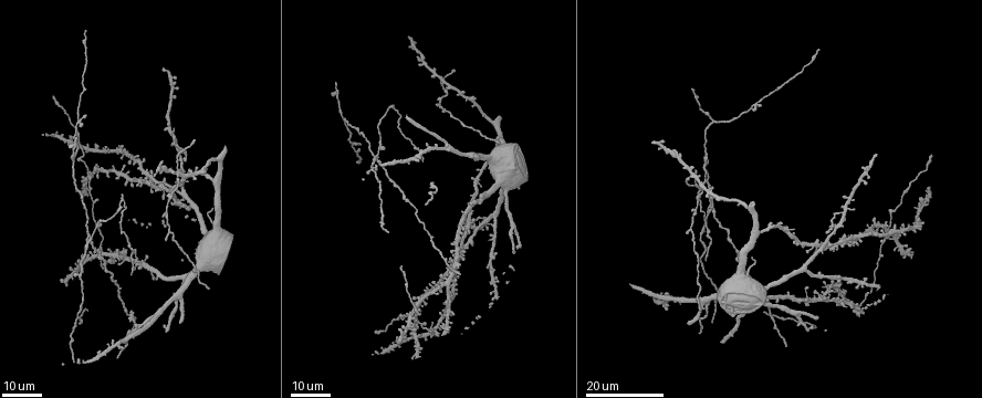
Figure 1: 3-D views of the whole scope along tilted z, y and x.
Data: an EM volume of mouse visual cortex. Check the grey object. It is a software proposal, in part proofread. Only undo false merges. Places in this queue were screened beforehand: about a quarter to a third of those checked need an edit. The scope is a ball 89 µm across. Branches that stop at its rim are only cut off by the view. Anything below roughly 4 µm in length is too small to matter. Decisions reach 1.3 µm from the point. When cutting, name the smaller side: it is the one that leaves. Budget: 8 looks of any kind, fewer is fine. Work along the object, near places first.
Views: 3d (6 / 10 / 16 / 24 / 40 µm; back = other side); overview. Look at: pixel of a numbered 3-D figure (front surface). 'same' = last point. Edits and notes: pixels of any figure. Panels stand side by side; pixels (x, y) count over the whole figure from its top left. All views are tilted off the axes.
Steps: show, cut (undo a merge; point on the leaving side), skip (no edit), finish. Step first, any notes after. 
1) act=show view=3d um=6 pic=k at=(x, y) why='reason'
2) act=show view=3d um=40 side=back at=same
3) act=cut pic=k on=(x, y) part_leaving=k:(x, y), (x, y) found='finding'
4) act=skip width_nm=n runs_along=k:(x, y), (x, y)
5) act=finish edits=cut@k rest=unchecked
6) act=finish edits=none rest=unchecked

act=show view=3d um=16 pic=1 at=(844, 213) why='branch point'

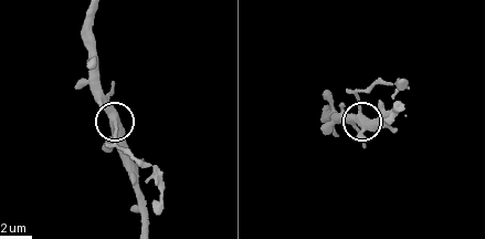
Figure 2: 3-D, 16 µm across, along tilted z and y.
act=show view=3d um=6 pic=2 at=(115, 120)

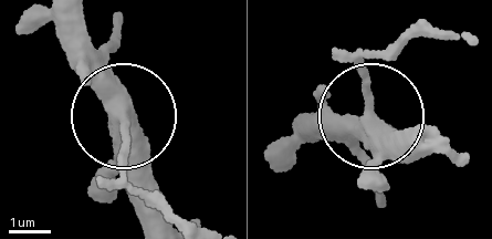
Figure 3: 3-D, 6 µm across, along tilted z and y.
act=cut pic=3 on=(122, 155) part_leaving=3:(128, 123), (131, 182), (179, 216) found='two cells meet here'

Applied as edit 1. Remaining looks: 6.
act=show view=overview

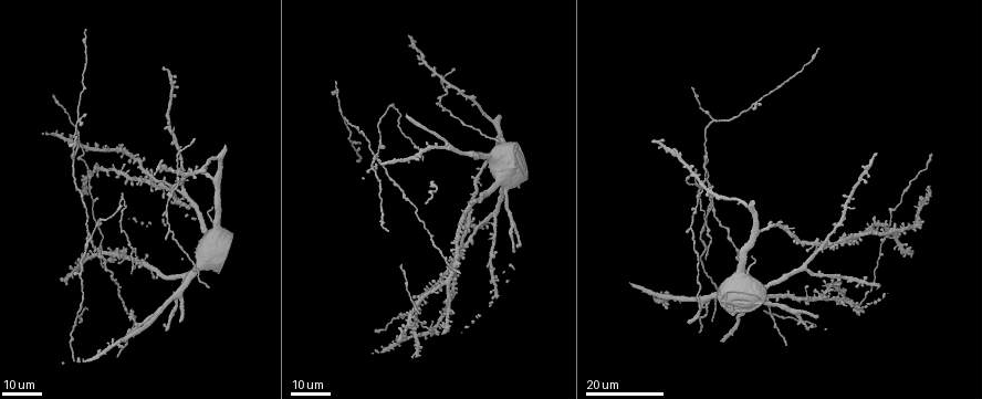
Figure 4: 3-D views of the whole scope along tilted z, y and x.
act=show view=3d um=16 pic=4 at=(78, 118) why='four or more arms meet'

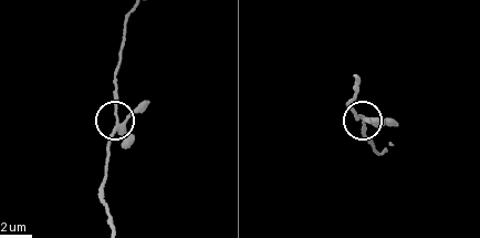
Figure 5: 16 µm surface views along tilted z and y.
act=show view=3d um=10 pic=5 at=(121, 123)

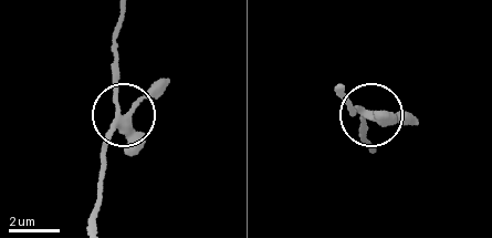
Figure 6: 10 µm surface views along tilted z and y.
act=skip arms=4 found='continuous, no second cell'

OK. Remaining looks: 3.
act=show view=3d um=16 pic=4 at=(705, 180) why='two arms in line, one across'

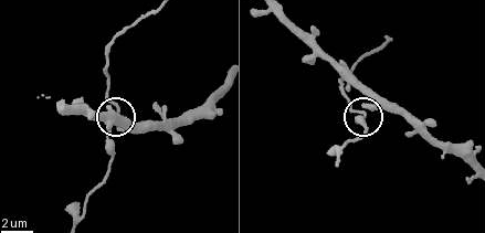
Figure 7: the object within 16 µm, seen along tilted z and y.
act=show view=3d um=10 at=same why='closer look'

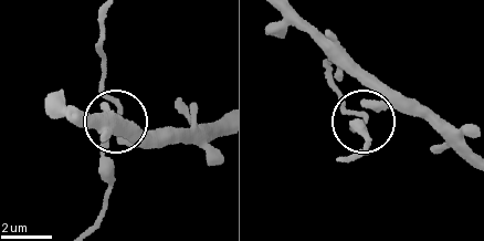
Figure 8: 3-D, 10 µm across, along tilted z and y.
act=skip width_nm=160 found='continuous, no second cell'

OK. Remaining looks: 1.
act=finish edits=cut@3 rest=unchecked

